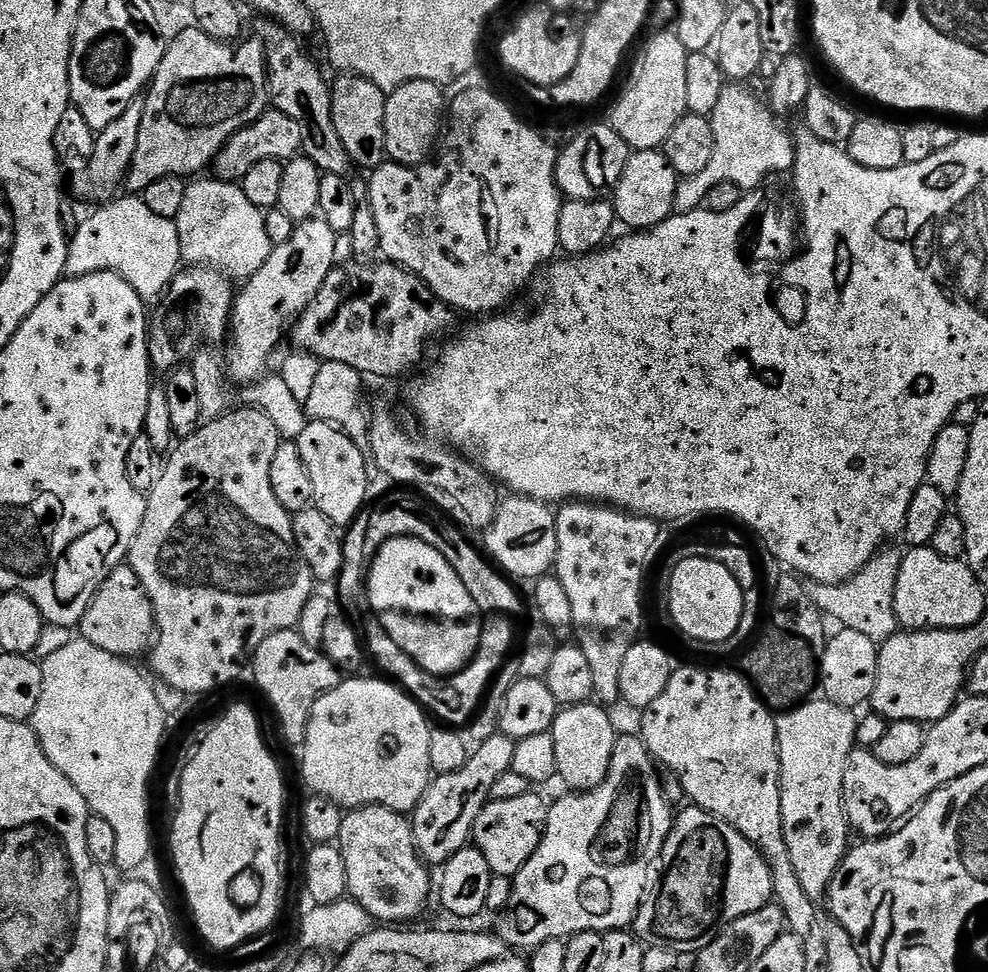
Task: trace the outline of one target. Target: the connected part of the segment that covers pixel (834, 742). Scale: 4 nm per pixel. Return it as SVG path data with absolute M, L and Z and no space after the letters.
M827 698L809 699L798 708L793 708L783 714L776 716L776 741L780 744L780 797L782 798L782 826L786 838L786 850L790 850L790 862L794 862L794 874L798 874L798 882L802 882L802 890L814 902L825 899L830 882L834 874L840 868L850 847L850 825L848 817L844 815L844 775L846 774L846 762L850 758L853 747L856 744L856 721L857 717L849 709L832 704Z

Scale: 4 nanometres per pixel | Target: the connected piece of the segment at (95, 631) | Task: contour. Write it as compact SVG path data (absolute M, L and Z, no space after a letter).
M128 563L118 565L110 578L102 582L98 594L94 594L86 614L80 619L78 632L83 640L98 646L98 650L121 658L136 658L132 656L140 656L143 652L145 655L151 649L156 634L156 615L138 574L134 574Z

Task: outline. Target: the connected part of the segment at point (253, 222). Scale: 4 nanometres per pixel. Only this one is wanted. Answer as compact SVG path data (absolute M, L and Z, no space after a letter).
M196 178L188 184L186 190L186 198L182 201L182 210L178 210L176 215L176 229L180 235L180 258L185 265L199 266L201 268L211 268L213 272L219 272L236 282L247 282L251 276L258 274L258 270L262 270L262 266L266 262L266 258L270 258L274 245L270 242L270 234L266 234L266 222L264 221L264 212L254 206L254 202L250 202L250 198L246 198L246 194L240 189L239 183L229 182L227 180L217 180L209 178L209 180L200 180L204 178Z

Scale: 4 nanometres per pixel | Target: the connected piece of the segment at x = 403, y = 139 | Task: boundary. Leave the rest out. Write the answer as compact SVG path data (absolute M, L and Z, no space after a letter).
M415 80L387 93L386 150L391 163L415 166L423 164L433 155L442 136L442 125L446 120L444 92L445 89L439 84L429 80Z

